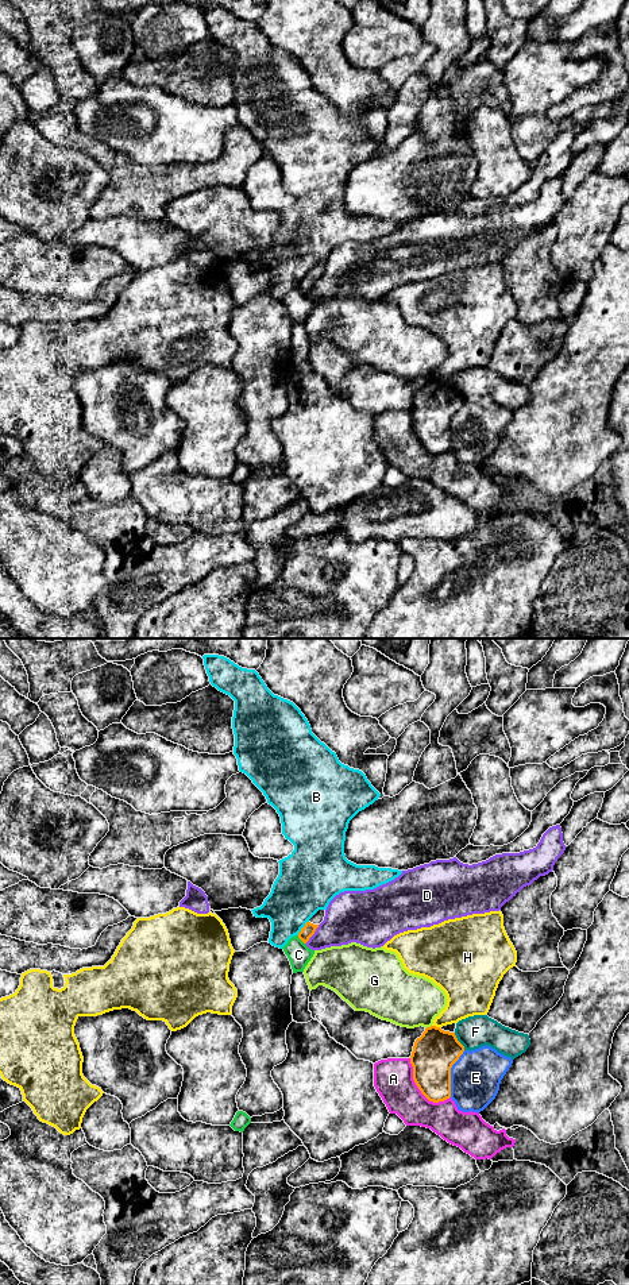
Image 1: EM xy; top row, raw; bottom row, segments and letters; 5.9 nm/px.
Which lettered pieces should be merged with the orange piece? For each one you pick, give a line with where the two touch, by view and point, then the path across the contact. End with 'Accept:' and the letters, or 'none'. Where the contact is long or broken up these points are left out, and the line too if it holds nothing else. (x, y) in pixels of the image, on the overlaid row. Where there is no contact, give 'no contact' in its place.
Accept: none

